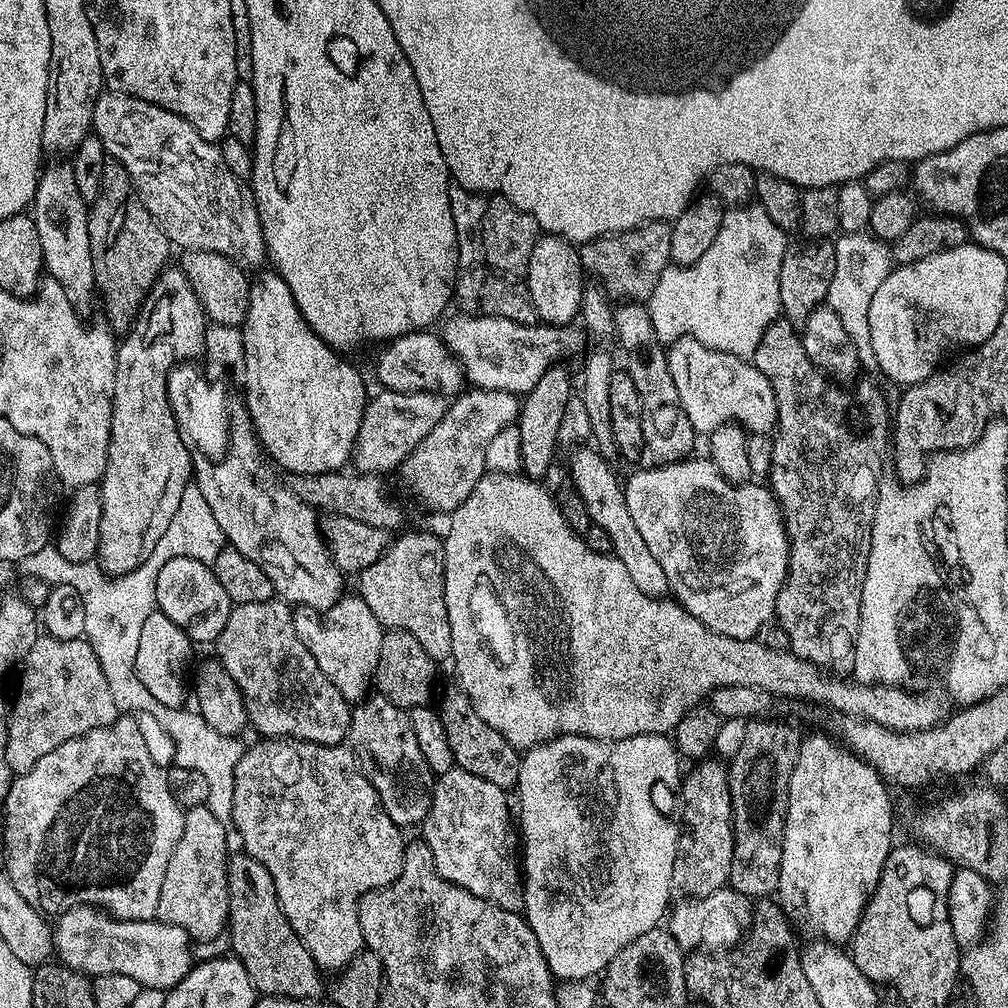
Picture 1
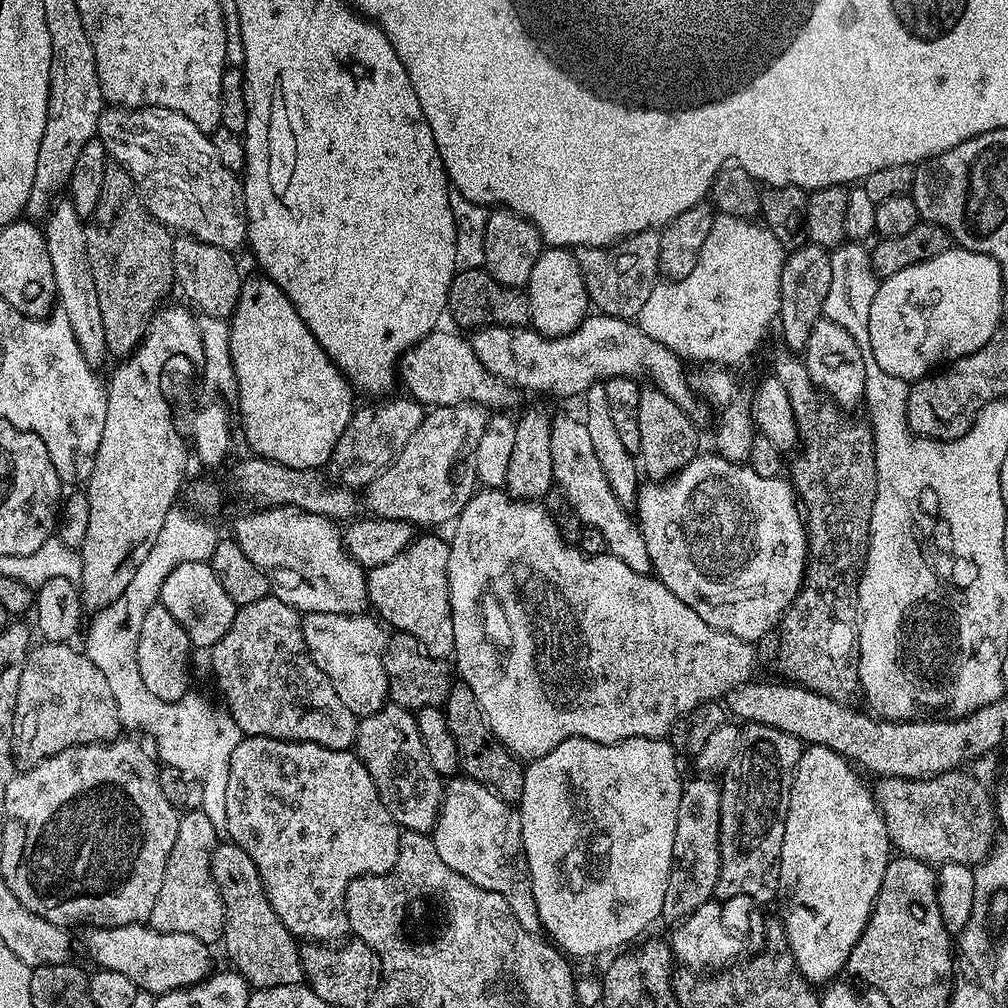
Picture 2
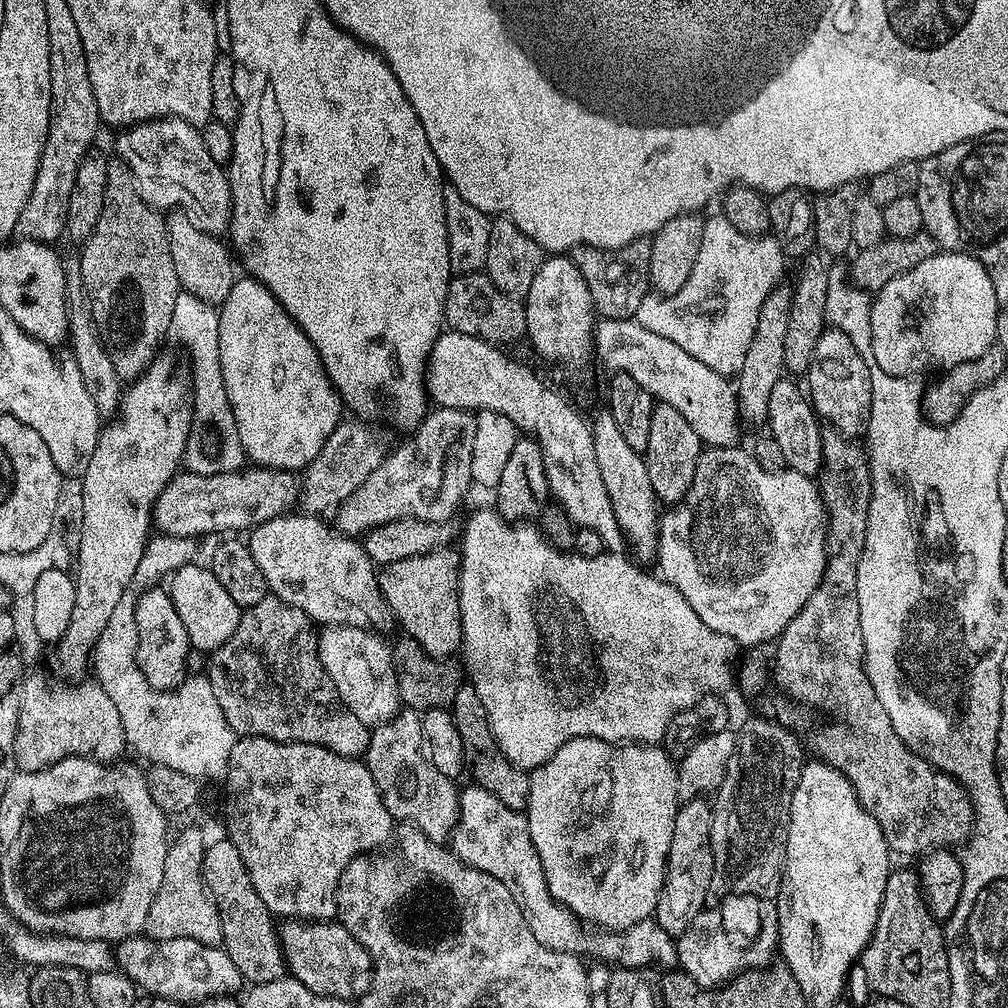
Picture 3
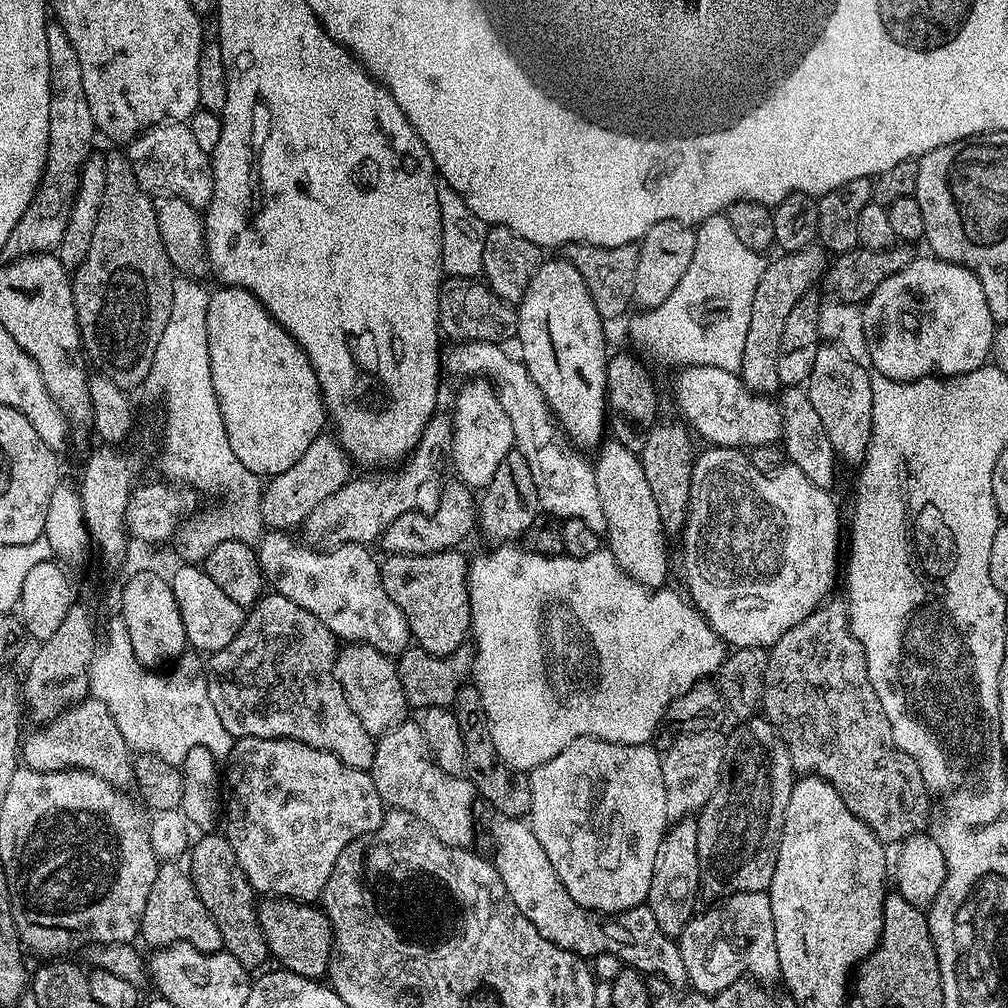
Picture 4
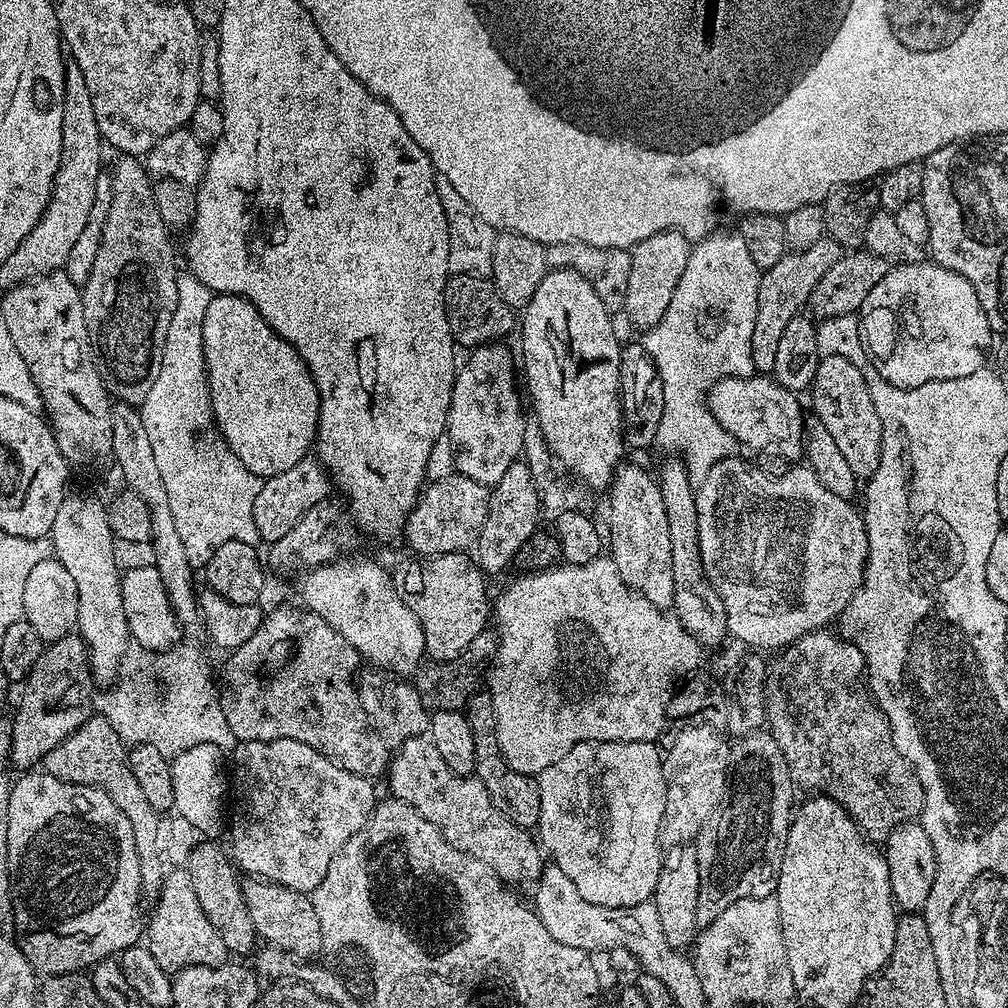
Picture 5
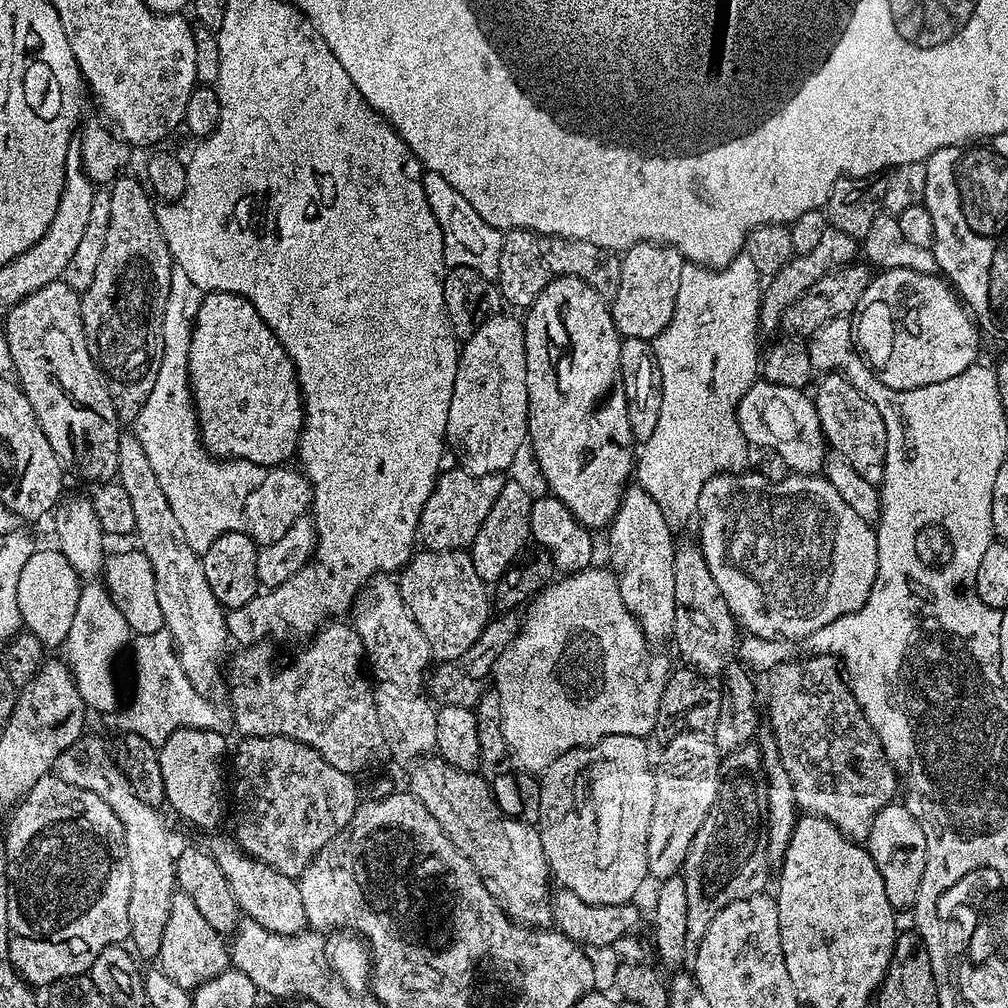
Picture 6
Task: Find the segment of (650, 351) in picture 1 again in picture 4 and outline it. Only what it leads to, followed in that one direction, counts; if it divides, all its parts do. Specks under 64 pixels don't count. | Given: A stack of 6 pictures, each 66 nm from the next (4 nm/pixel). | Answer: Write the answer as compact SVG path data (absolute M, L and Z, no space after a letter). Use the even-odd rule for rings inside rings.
M659 421L648 432L646 446L640 453L640 461L646 470L646 482L653 491L659 517L662 518L663 530L667 537L681 535L688 518L690 490L692 489L693 466L696 449L692 444L691 431L683 424Z

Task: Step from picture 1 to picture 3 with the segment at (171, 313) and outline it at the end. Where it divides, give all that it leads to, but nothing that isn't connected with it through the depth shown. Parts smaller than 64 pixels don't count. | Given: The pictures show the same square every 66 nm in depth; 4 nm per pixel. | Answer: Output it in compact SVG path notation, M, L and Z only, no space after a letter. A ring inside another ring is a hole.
M157 354L148 369L123 389L120 407L116 409L115 417L101 427L94 454L90 454L90 462L79 481L80 545L75 545L74 548L74 611L70 613L70 626L66 626L66 634L62 634L62 638L57 640L51 649L51 671L65 682L79 682L85 679L92 662L92 652L102 630L106 630L106 622L110 622L110 614L114 614L118 602L126 599L127 592L124 591L132 588L138 562L142 562L142 554L154 528L152 508L185 459L188 418L190 422L190 396L189 393L188 396L184 393L183 378L172 374L173 370L171 358Z

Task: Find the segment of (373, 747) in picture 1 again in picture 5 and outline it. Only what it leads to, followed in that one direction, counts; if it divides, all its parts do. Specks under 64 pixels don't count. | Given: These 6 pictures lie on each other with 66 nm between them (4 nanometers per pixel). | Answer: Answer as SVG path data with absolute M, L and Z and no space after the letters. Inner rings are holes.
M427 735L415 736L402 742L391 753L386 769L386 781L393 797L418 810L458 850L478 858L498 879L508 886L517 886L523 880L535 881L542 871L541 849L533 833L519 828L512 817L500 813L492 801L493 793L480 781L480 777L459 776L442 762L442 754L432 745Z

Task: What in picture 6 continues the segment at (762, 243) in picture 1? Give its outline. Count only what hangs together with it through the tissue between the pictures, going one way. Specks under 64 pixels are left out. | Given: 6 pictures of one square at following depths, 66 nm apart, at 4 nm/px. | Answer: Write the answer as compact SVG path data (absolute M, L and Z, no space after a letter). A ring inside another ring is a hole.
M747 254L735 256L724 268L705 268L702 264L685 263L682 278L678 278L678 302L674 306L674 318L670 318L666 330L662 330L662 334L658 334L655 338L656 361L658 370L662 374L662 414L658 414L658 427L654 429L654 434L650 434L650 438L639 445L638 455L634 460L634 476L639 487L645 488L650 494L650 498L654 498L654 502L658 502L658 506L664 511L664 515L668 517L669 521L688 520L691 516L693 519L697 515L696 507L698 498L702 494L702 486L706 486L706 482L711 476L718 476L721 472L743 472L749 467L750 445L740 429L736 419L736 410L741 398L747 394L750 386L756 383L758 369L762 364L758 352L756 356L756 332L758 333L760 323L760 297L762 295L760 283L762 283L760 272L754 270L754 262L750 262Z

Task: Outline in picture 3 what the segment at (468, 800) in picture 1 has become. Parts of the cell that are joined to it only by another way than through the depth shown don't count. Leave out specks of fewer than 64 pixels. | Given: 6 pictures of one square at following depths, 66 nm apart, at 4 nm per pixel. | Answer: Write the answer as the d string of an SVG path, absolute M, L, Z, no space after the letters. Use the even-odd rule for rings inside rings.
M475 782L469 783L469 788L461 787L459 793L460 813L452 829L450 850L463 864L498 878L498 882L514 894L518 910L522 910L534 938L538 938L542 946L571 952L581 958L593 956L596 960L609 960L612 966L621 968L652 968L656 964L661 964L664 970L677 967L676 940L654 919L643 920L621 932L609 932L607 928L589 926L557 902L546 886L544 867L538 858L538 850L534 850L524 812L502 806L490 790L482 790Z

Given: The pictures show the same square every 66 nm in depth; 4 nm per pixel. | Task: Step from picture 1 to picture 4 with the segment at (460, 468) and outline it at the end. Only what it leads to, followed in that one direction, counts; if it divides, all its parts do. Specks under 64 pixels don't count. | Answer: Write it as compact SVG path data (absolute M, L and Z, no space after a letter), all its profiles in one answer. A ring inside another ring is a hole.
M443 414L433 416L415 451L399 467L379 474L357 475L342 490L310 510L302 525L303 539L316 550L331 550L343 544L372 546L375 540L377 543L383 537L384 529L394 522L394 518L407 512L433 512L440 504L440 493L446 487L445 481L440 481L436 447L439 444L448 446L451 442L451 419Z

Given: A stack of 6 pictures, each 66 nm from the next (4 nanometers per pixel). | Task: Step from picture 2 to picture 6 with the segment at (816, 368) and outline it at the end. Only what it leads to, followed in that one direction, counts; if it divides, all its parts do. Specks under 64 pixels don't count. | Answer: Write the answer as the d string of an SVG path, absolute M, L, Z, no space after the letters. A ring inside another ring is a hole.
M828 374L823 377L820 385L815 385L814 399L820 425L824 431L824 439L835 451L838 451L866 478L866 482L877 486L884 482L886 466L886 422L882 414L878 414L878 406L862 394L849 382L847 375Z

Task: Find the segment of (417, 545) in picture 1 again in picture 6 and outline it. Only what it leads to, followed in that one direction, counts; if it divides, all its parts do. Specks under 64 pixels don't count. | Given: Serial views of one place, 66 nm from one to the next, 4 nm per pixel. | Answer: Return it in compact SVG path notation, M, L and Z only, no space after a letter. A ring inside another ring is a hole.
M417 551L399 573L398 583L414 622L422 626L422 634L426 634L437 661L458 658L478 642L490 619L490 592L484 589L486 581L478 578L478 570L474 570L471 551Z

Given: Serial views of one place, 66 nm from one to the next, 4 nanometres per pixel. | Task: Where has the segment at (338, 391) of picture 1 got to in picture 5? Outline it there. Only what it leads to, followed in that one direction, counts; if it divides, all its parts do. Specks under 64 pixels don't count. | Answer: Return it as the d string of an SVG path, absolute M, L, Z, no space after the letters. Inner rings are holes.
M216 294L211 297L201 324L201 346L204 348L204 369L207 372L207 391L211 393L212 416L222 440L228 444L231 452L248 467L254 474L267 478L274 474L282 474L282 470L290 470L290 466L298 466L300 460L309 455L316 439L316 426L320 413L320 395L316 389L316 383L312 380L310 370L304 365L304 359L294 350L290 342L286 342L275 330L258 314L258 310L249 300L241 296Z

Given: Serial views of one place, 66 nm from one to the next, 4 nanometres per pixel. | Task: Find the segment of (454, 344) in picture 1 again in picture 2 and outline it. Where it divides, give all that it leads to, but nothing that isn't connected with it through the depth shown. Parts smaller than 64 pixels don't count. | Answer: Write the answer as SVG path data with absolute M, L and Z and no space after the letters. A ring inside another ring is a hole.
M589 314L570 334L551 338L528 326L522 328L482 328L471 333L470 343L474 354L478 354L478 362L482 362L485 370L517 390L525 388L528 392L553 392L556 396L580 398L588 391L589 386L603 381L609 376L640 378L640 375L645 372L649 376L648 380L660 388L663 394L672 398L687 413L695 413L698 396L690 383L690 376L684 373L684 368L680 365L681 357L666 346L662 346L662 342L647 336L631 320L619 320L603 314Z

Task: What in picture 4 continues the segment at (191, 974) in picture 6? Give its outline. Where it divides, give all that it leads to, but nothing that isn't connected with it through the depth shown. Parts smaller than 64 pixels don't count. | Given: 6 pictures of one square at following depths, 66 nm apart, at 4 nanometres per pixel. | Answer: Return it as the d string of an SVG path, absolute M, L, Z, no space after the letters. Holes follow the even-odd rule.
M187 855L165 860L157 867L154 886L150 886L150 898L146 898L146 910L142 914L140 936L152 950L168 948L171 944L189 944L203 952L219 952L223 949L222 930L218 930L214 918L210 918L210 910L206 910L206 906L202 906L202 898L198 898L192 877L192 861Z

